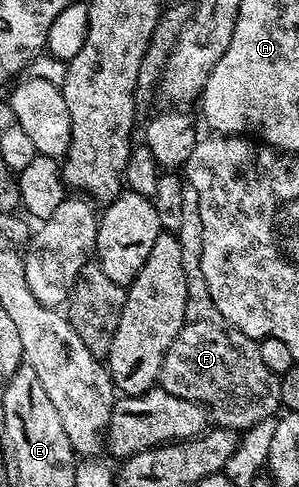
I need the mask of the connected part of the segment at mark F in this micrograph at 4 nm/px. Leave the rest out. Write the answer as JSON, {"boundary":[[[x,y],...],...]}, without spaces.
{"boundary":[[[184,184],[181,196],[182,222],[177,236],[181,243],[181,260],[185,263],[185,319],[177,339],[173,339],[165,355],[158,384],[169,391],[169,395],[177,395],[203,406],[218,428],[244,431],[262,421],[270,422],[280,412],[280,374],[265,367],[259,341],[237,331],[237,327],[233,327],[229,319],[217,311],[217,303],[213,303],[209,283],[205,283],[205,274],[201,271],[203,228],[197,191],[193,191],[191,185]]]}

